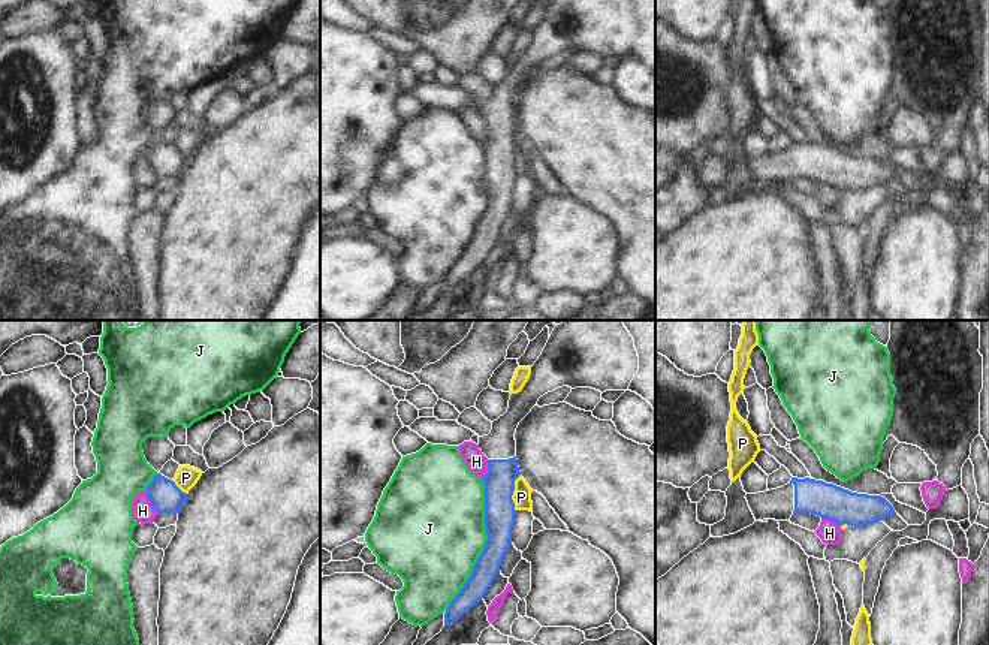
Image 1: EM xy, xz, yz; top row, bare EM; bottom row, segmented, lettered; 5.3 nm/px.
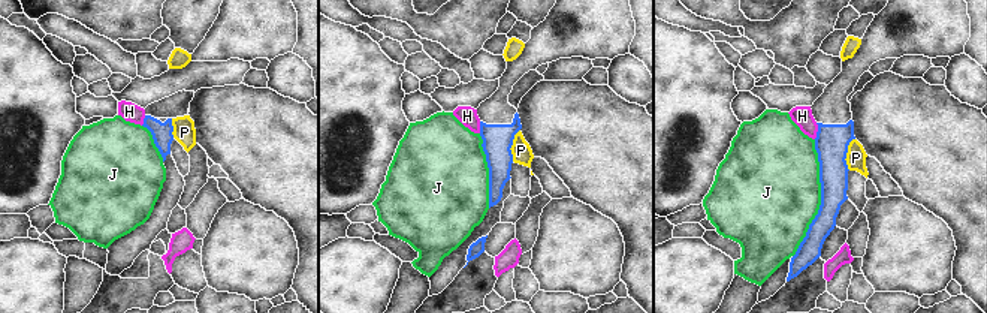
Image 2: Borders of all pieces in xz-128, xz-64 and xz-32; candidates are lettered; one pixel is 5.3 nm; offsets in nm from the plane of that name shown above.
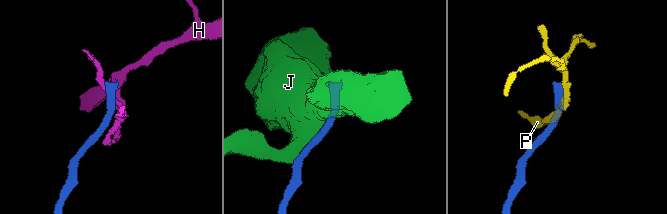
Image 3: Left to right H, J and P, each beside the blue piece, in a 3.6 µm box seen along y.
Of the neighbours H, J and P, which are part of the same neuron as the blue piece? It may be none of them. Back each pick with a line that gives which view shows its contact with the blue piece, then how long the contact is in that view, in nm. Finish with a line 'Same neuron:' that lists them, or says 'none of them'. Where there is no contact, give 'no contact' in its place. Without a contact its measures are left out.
Same neuron: none of them

